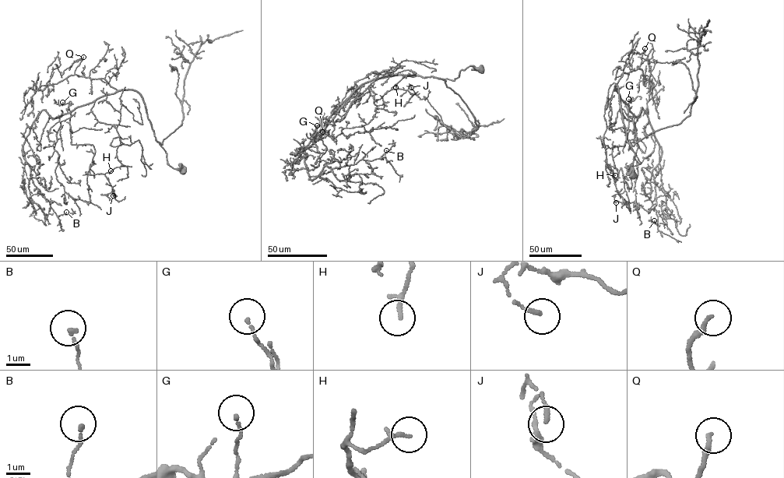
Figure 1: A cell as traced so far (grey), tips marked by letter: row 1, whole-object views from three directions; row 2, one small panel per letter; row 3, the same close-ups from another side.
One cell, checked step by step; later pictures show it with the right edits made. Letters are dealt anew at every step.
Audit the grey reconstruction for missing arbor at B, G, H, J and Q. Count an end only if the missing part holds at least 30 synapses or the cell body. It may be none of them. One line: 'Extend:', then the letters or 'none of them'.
Extend: Q

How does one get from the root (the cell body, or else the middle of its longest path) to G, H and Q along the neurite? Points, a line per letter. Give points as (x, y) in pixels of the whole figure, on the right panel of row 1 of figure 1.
G: (633, 176), (626, 173), (635, 154), (627, 140), (614, 86), (630, 110), (628, 99)
H: (633, 176), (626, 173), (635, 154), (617, 86), (628, 124), (625, 144), (613, 148), (615, 175)
Q: (633, 176), (626, 173), (635, 154), (627, 140), (618, 89), (614, 86), (623, 72), (638, 68), (645, 48)

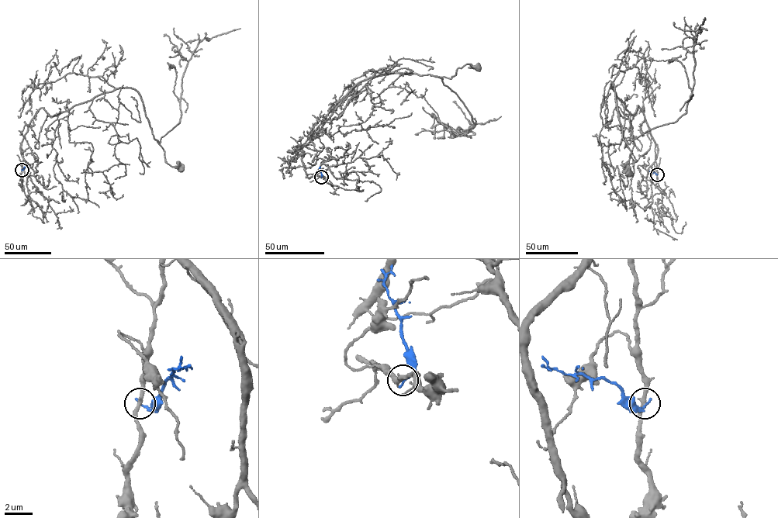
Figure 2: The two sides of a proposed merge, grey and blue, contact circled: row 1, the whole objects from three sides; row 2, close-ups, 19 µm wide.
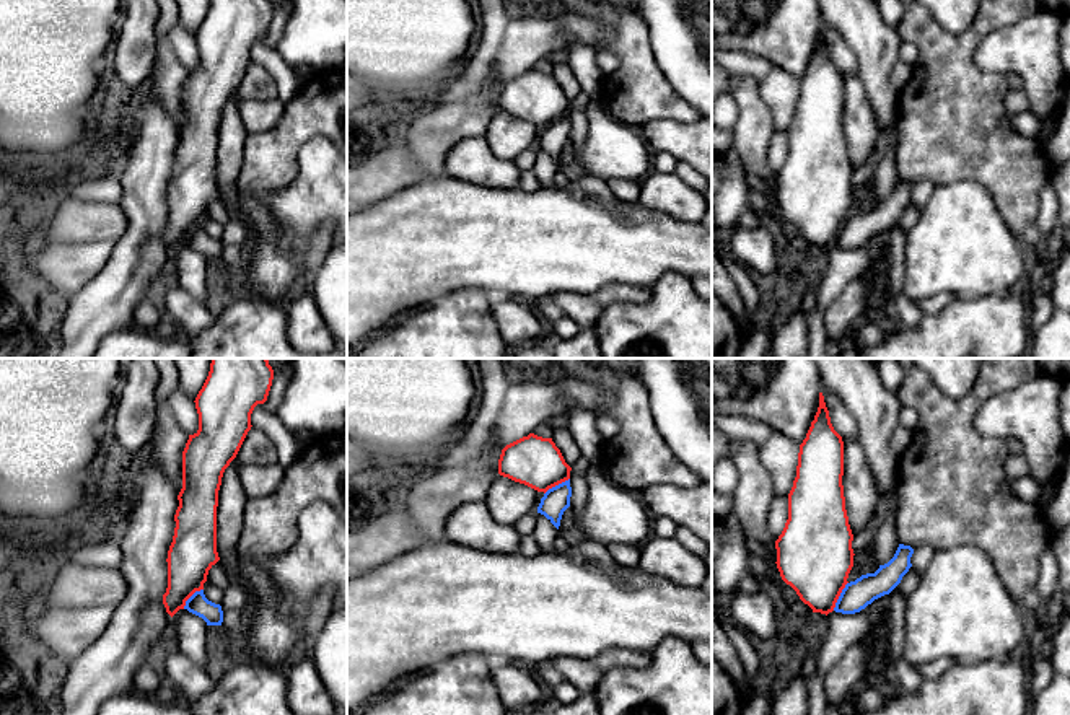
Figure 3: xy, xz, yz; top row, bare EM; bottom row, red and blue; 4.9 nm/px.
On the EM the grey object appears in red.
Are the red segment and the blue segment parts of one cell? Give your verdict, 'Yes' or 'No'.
No

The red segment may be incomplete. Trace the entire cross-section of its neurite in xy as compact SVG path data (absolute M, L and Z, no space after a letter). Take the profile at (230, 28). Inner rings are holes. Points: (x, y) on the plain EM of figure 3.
M210 0L208 11L195 33L199 65L189 70L182 86L182 124L174 150L176 163L168 186L168 223L163 230L166 248L173 252L186 236L204 225L208 205L220 195L217 187L217 142L221 112L236 93L248 67L251 49L267 36L274 15L270 0Z

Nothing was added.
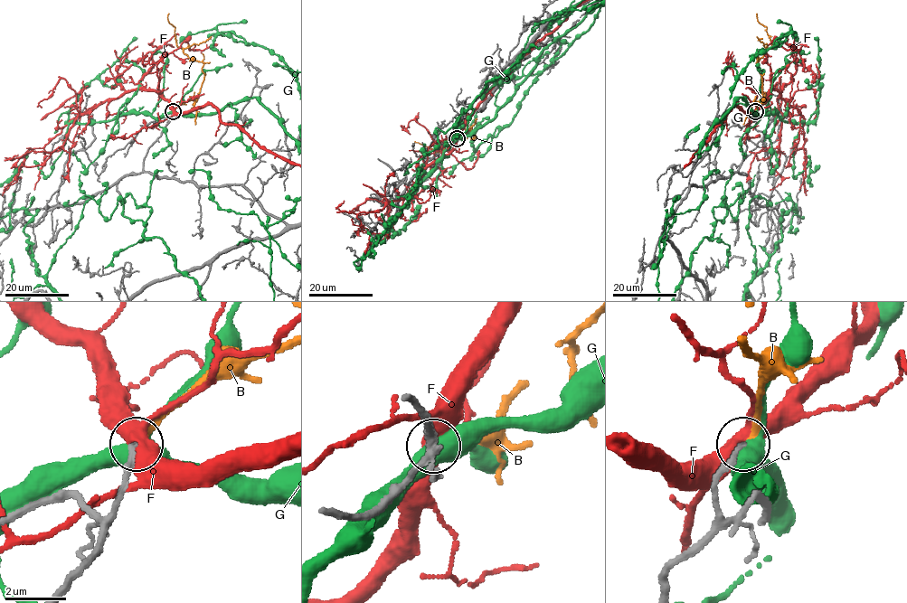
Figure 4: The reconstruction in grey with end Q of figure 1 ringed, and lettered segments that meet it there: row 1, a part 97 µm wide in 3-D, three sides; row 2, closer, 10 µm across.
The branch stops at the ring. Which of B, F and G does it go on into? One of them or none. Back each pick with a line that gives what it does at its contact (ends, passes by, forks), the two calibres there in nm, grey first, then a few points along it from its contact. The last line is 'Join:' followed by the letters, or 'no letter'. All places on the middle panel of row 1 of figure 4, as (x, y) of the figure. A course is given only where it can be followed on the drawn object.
B: It ends there. Thickness 180 nm (grey) against 220 nm
Join: B

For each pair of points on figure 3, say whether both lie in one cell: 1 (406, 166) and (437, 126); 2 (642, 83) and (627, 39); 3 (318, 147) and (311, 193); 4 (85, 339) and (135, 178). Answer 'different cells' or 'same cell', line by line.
1: different cells
2: same cell
3: same cell
4: same cell

